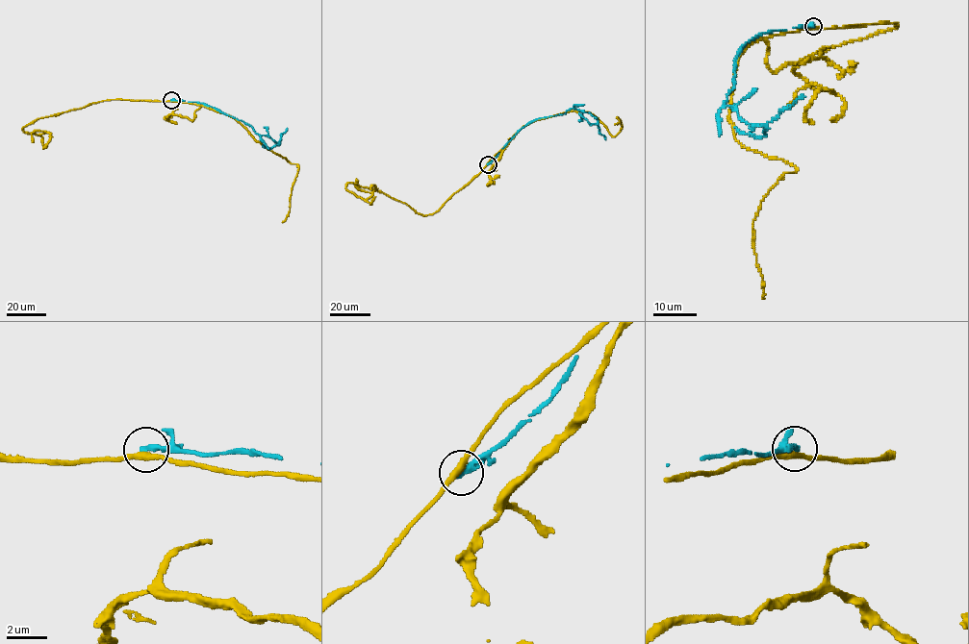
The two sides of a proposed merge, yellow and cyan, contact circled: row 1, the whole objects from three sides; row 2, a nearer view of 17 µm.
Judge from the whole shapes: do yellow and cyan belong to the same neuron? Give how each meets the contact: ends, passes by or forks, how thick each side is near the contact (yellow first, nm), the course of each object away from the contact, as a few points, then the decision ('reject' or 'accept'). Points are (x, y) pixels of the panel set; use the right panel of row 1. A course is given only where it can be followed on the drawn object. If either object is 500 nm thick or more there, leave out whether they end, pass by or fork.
yellow passes by | cyan ends | 320/320 nm | yellow via (813, 26), (897, 24), (800, 61), (793, 70), (812, 86), (833, 91), (808, 84), (785, 109) | cyan via (813, 26), (756, 35), (745, 44), (735, 59), (734, 86), (726, 106), (765, 129), (762, 136), (733, 127) | reject

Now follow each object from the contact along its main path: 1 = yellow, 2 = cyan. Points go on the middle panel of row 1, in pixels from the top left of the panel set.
1: (487, 164), (423, 215), (373, 188), (348, 183), (349, 192), (363, 198), (372, 194), (358, 188), (356, 179)
2: (487, 164), (518, 132), (538, 118), (564, 114), (574, 109), (589, 112), (598, 123), (590, 124), (578, 112)

